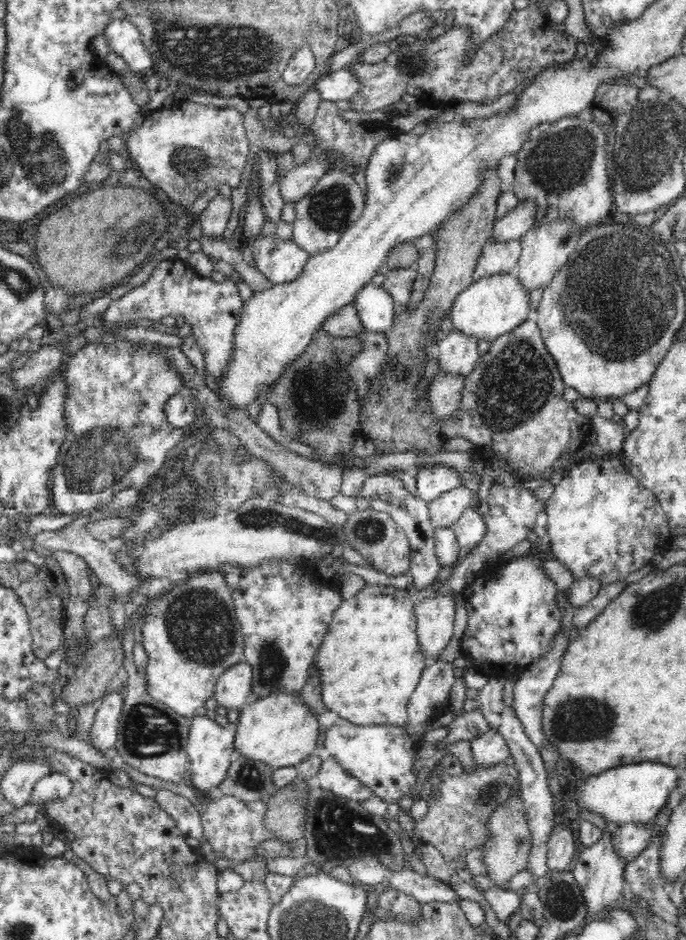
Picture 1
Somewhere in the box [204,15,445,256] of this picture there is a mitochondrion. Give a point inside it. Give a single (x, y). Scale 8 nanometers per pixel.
(329, 209)

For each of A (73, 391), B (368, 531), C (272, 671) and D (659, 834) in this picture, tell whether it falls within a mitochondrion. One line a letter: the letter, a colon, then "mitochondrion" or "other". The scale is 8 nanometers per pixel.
A: other
B: mitochondrion
C: mitochondrion
D: other

